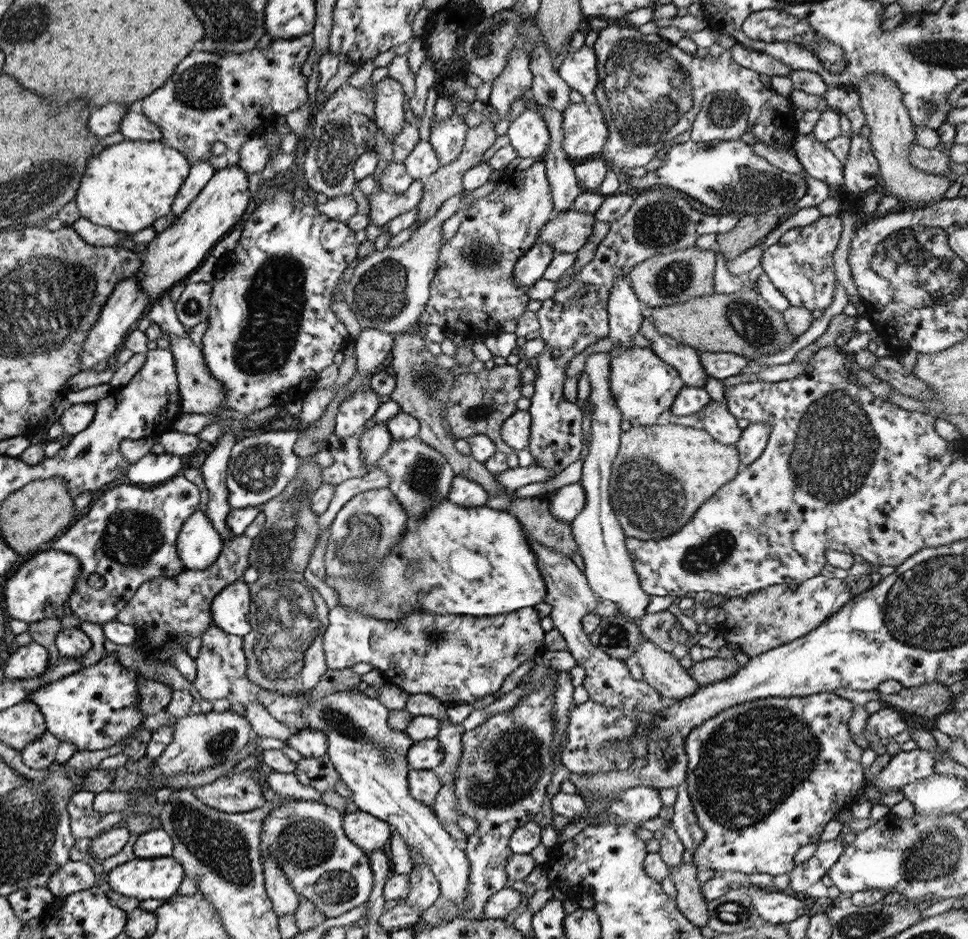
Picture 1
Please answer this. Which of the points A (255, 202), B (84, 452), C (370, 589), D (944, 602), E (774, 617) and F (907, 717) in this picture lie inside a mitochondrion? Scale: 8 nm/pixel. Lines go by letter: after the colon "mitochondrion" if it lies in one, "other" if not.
A: other
B: other
C: mitochondrion
D: mitochondrion
E: other
F: other

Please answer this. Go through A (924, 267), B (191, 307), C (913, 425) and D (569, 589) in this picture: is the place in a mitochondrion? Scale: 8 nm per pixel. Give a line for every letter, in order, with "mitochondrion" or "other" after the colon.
A: mitochondrion
B: mitochondrion
C: other
D: mitochondrion

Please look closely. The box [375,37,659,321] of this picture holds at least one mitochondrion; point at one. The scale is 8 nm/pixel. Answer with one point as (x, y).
(478, 255)

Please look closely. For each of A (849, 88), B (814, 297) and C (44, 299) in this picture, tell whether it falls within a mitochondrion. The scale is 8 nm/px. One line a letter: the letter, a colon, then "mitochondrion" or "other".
A: other
B: other
C: mitochondrion

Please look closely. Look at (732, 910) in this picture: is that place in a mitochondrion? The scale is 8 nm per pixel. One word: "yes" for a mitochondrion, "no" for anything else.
yes

